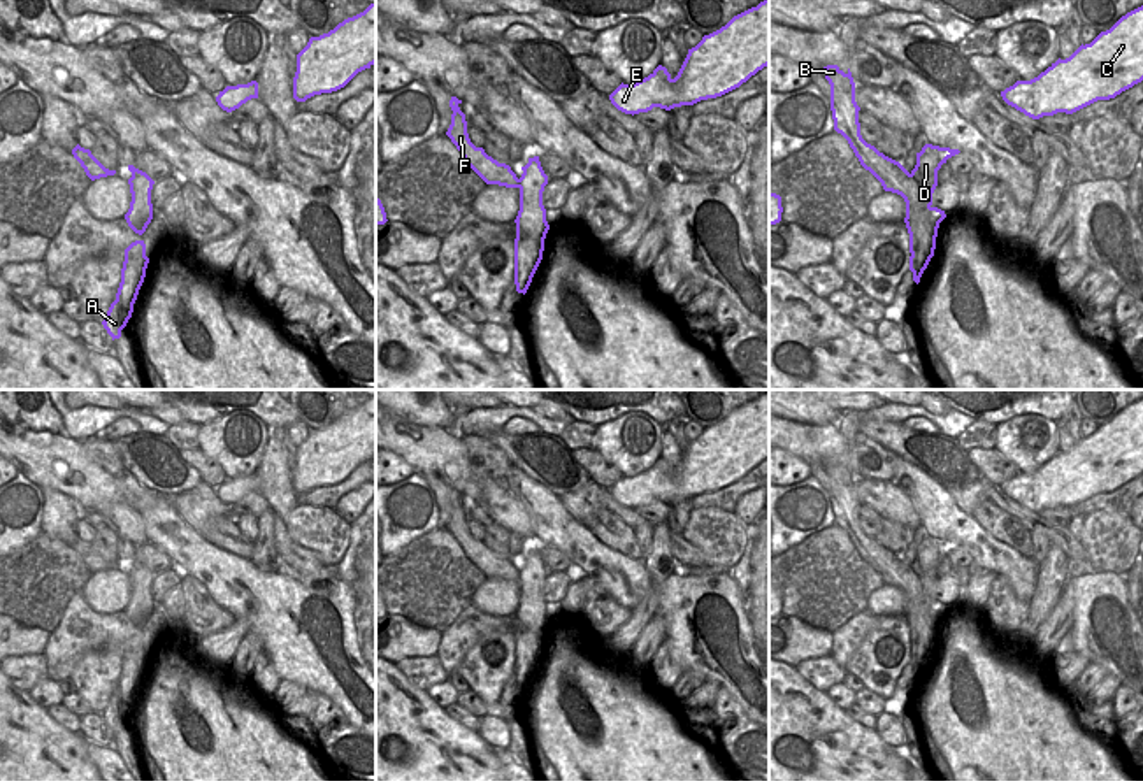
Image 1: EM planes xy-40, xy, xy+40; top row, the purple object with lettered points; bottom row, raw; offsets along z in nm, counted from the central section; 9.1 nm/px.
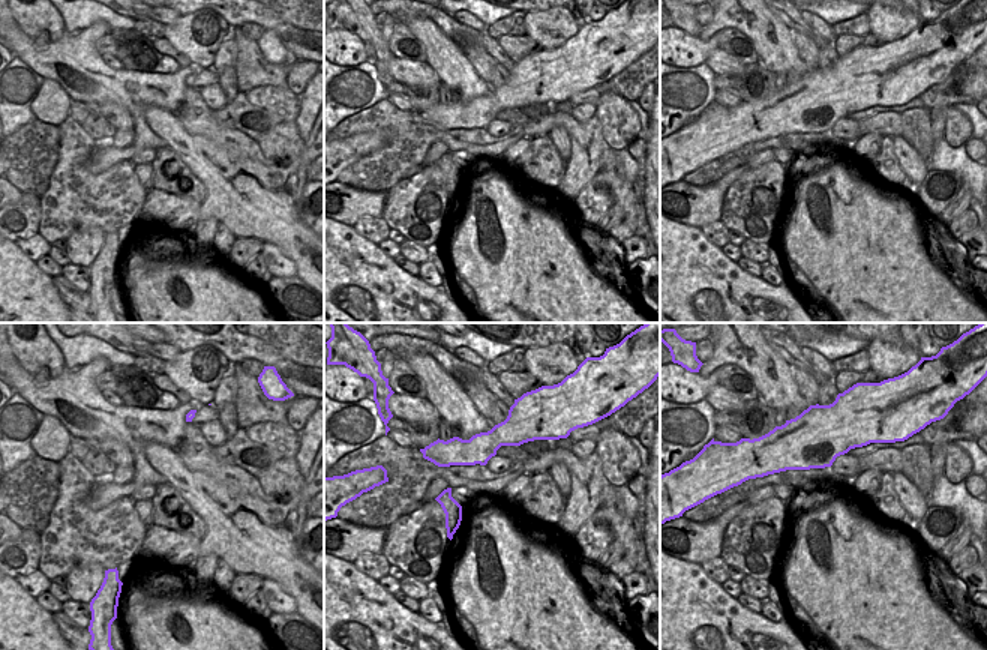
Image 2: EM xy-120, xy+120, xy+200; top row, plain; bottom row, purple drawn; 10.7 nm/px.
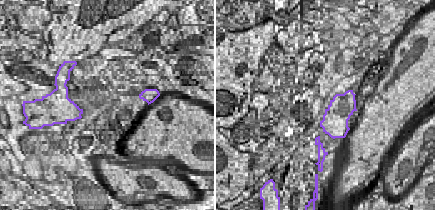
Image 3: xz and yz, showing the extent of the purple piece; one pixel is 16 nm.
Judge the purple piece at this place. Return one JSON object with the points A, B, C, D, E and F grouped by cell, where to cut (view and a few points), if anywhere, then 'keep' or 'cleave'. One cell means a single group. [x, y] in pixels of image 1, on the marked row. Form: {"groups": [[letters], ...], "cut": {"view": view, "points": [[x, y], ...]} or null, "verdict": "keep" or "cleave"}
{"groups": [["A", "B", "F"], ["C", "D", "E"]], "cut": {"view": "xy", "points": [[518, 213], [517, 222], [531, 236], [543, 241]]}, "verdict": "cleave"}

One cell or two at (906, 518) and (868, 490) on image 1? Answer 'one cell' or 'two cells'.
one cell

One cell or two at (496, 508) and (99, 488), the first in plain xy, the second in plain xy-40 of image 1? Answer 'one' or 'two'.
two

